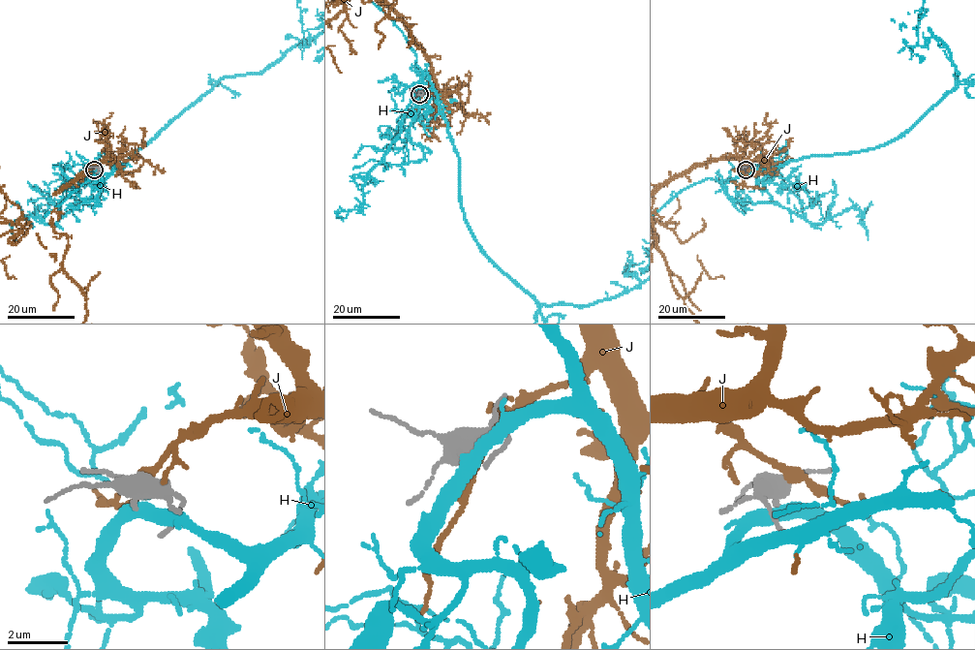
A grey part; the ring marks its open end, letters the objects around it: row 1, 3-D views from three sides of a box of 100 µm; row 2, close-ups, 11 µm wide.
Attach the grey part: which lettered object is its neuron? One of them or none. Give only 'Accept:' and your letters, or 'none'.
Accept: H

